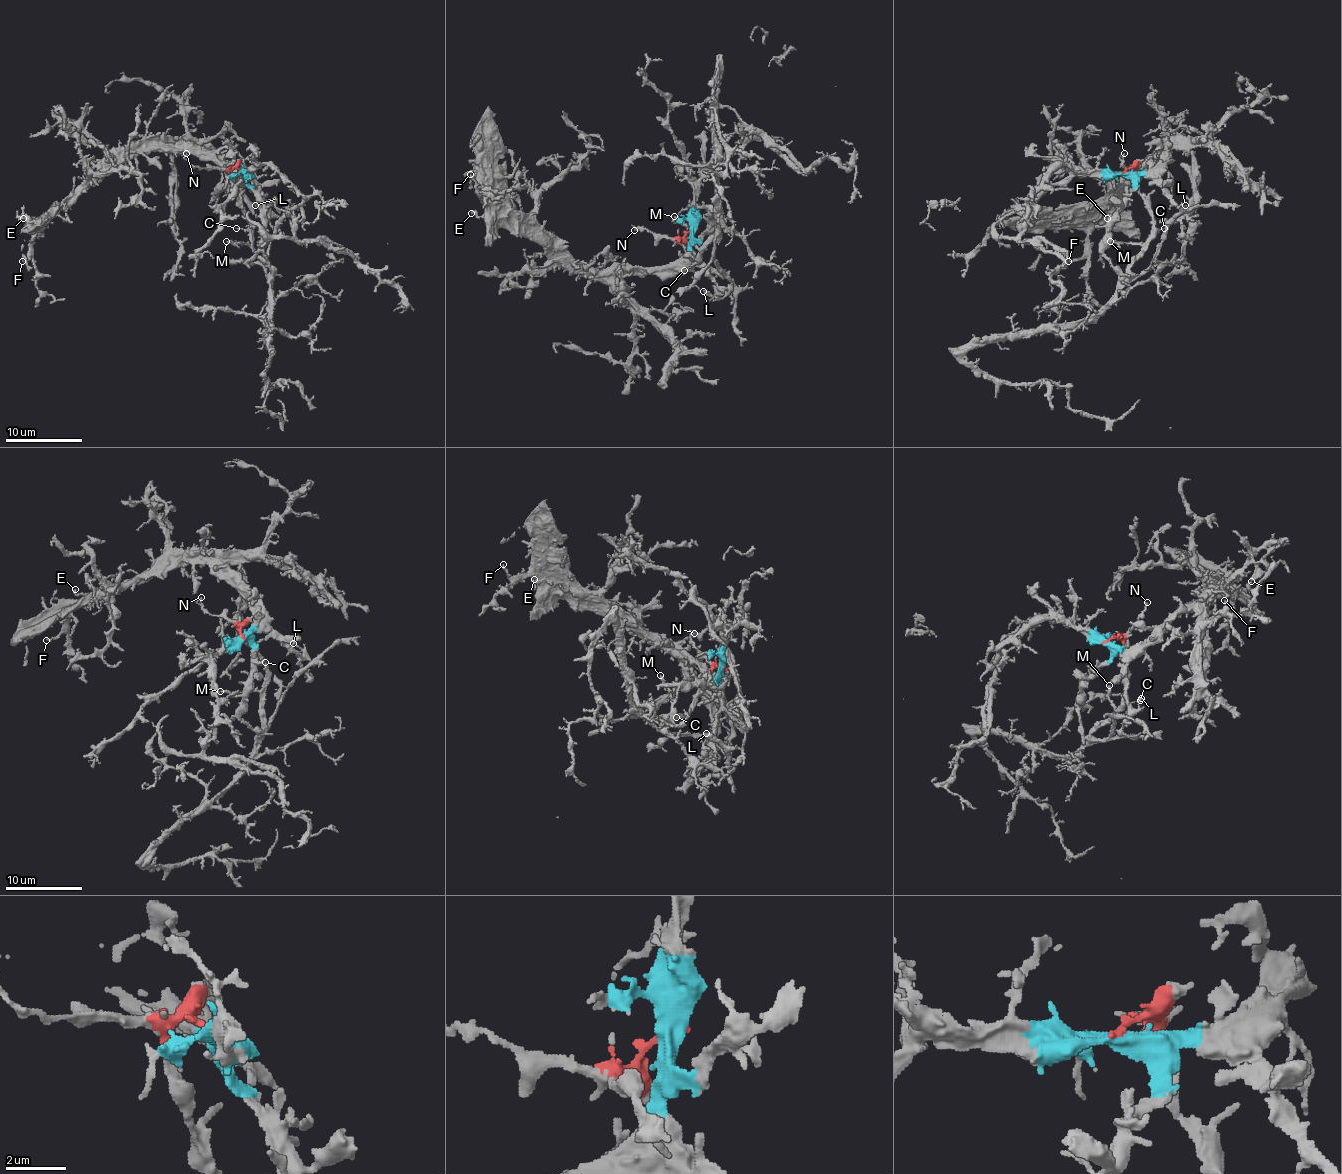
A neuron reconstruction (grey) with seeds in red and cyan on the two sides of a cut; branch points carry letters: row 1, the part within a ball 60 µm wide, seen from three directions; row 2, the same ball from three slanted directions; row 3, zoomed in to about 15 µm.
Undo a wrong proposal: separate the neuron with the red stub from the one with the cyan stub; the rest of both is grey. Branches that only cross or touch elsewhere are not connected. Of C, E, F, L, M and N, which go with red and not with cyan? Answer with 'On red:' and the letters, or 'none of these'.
On red: C, M, N

